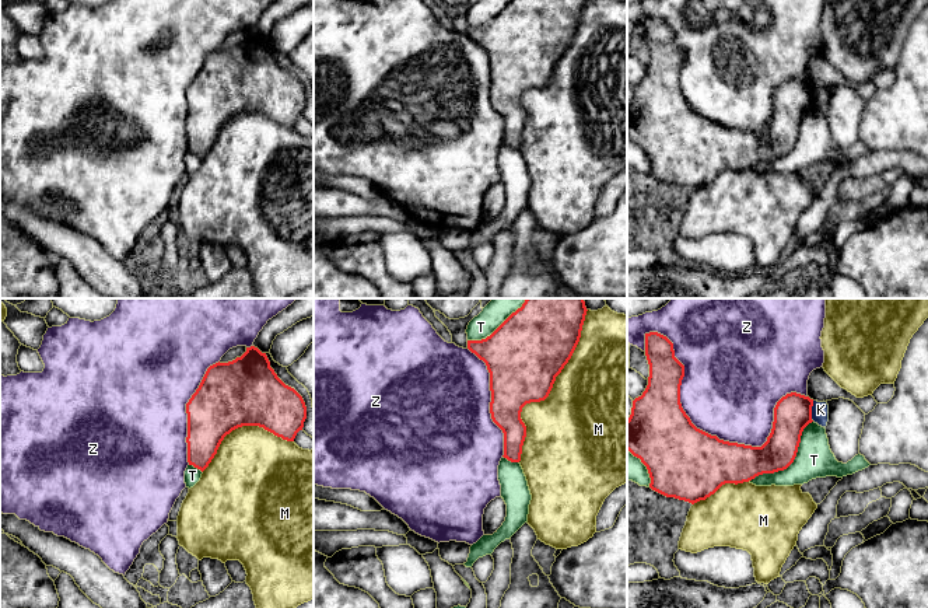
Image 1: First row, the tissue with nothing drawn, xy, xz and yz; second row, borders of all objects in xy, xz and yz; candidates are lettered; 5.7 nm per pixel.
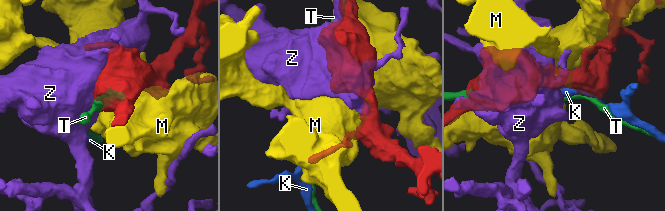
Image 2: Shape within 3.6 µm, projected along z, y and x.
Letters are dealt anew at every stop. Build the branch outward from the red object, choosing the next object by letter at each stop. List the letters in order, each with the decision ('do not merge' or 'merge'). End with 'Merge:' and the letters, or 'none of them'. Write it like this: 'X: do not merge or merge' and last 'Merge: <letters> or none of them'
K: do not merge
M: do not merge
T: do not merge
Z: do not merge
Merge: none of them

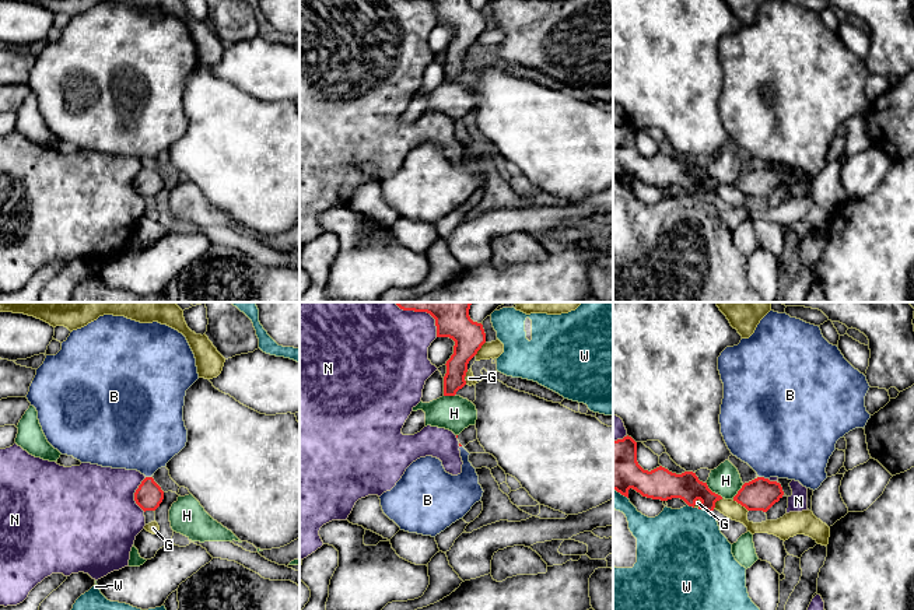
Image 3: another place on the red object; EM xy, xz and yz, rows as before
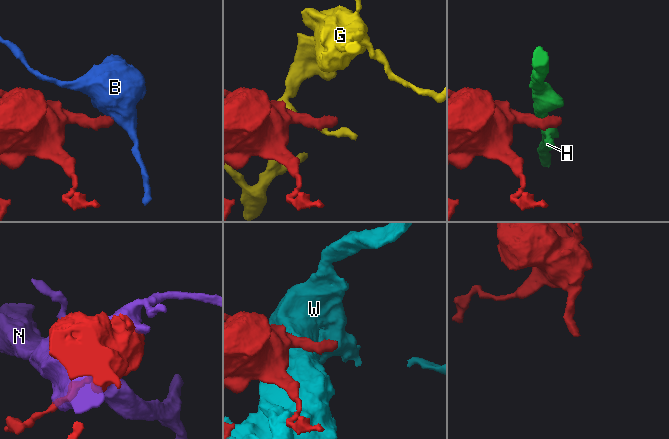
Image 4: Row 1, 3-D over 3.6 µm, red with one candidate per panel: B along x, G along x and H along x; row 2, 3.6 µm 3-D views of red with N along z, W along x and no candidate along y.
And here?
B: do not merge
G: do not merge
H: do not merge
N: do not merge
W: do not merge
Merge: none of them

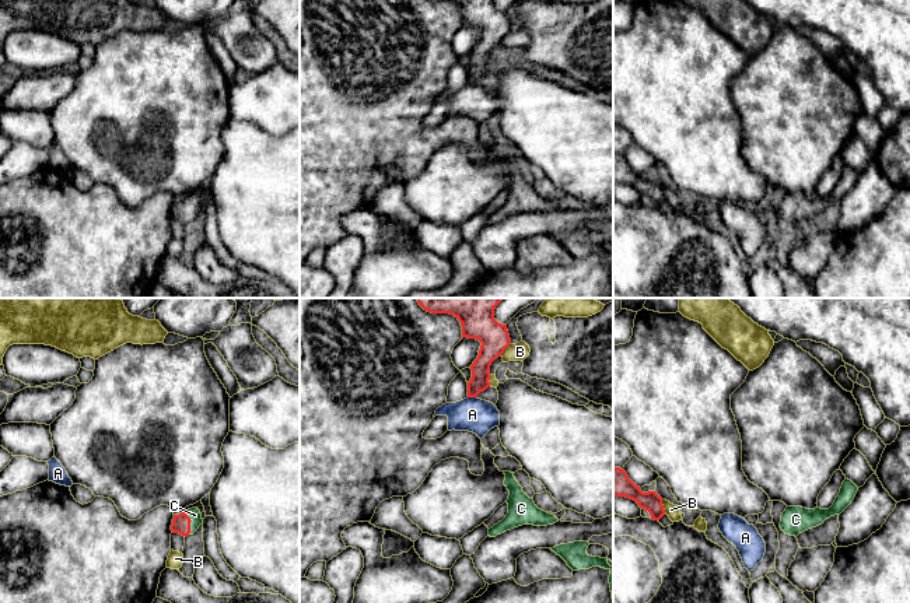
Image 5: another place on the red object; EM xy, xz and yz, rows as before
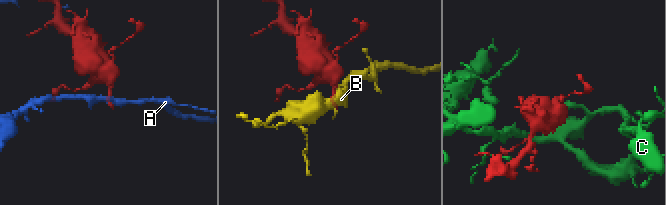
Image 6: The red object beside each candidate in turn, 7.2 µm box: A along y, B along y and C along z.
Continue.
A: do not merge
B: do not merge
C: merge
Merge: C

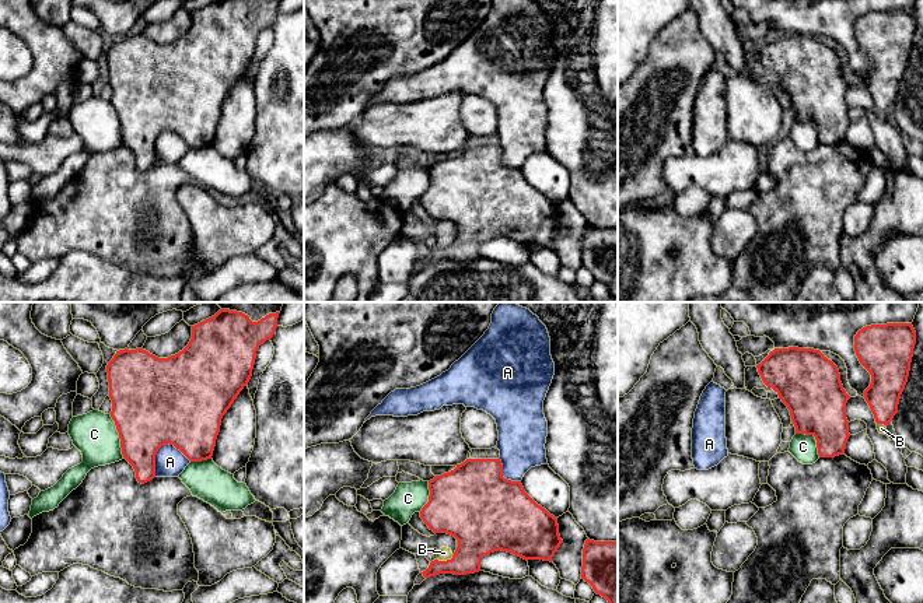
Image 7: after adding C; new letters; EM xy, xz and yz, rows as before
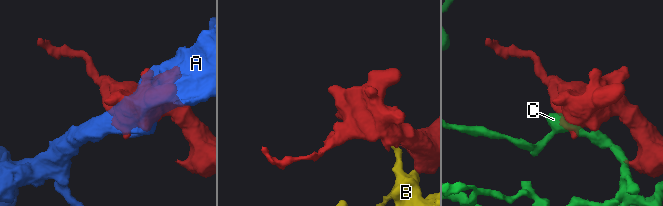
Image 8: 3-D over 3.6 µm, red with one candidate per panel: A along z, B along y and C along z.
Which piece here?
A: do not merge
B: do not merge
C: merge
Merge: C

